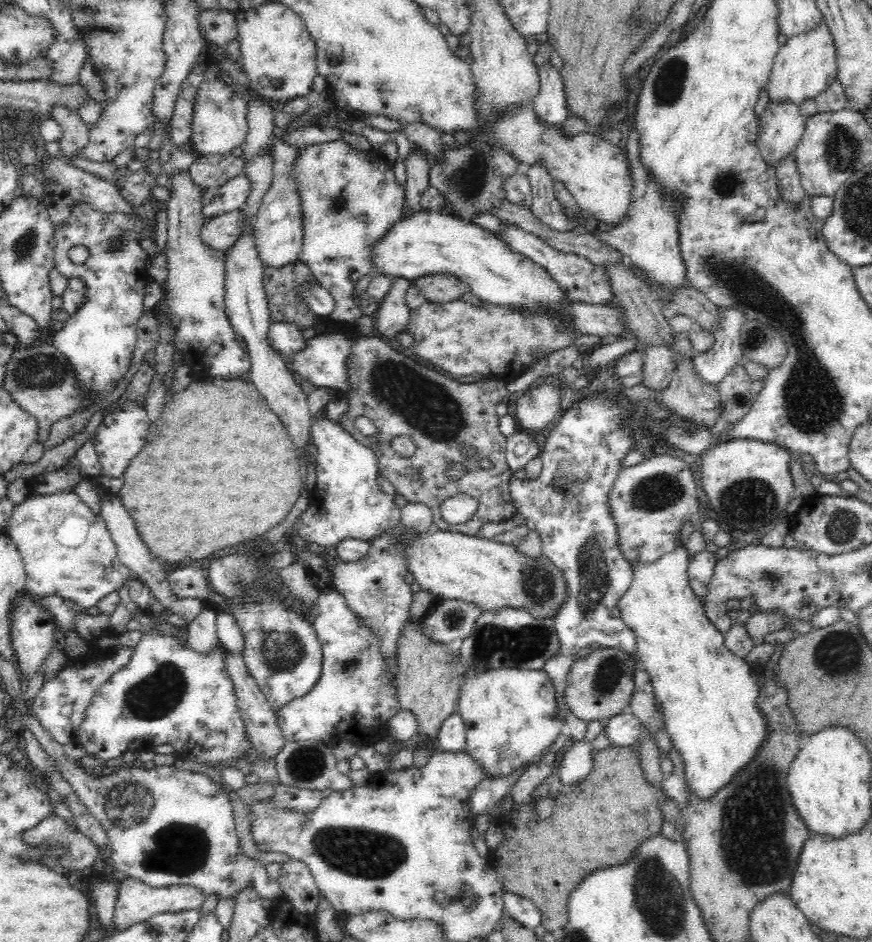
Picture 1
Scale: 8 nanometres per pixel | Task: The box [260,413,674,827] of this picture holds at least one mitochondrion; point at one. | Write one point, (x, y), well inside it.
(522, 646)

